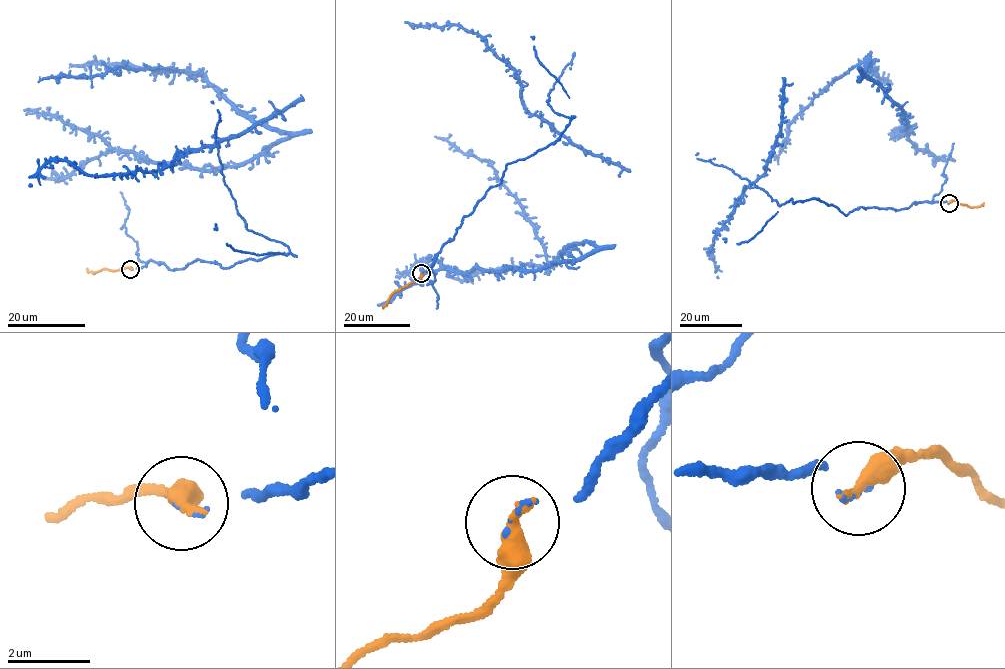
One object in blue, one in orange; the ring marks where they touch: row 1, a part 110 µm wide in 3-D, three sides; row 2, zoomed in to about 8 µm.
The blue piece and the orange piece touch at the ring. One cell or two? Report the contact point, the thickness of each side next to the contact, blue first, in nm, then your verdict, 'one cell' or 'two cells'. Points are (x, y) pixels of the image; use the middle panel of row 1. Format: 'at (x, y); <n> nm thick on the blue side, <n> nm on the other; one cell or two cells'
at (421, 273); 80 nm thick on the blue side, 480 nm on the other; one cell

